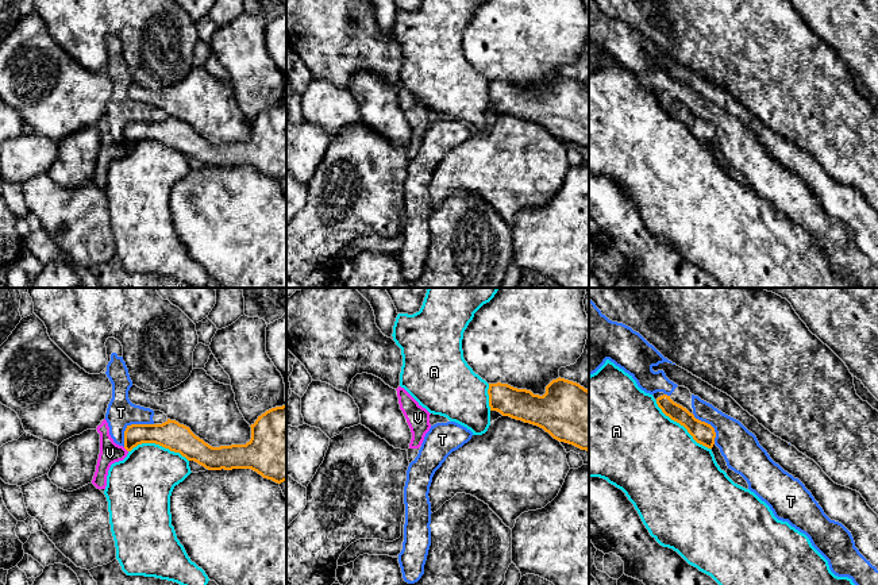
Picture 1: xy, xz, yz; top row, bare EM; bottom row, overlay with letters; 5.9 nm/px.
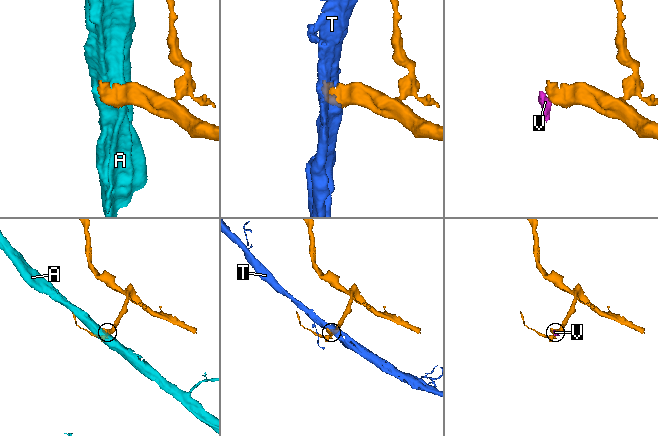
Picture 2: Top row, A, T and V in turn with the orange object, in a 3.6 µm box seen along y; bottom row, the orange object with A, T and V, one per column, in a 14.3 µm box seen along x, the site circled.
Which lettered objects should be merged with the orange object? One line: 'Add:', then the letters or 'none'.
Add: none

